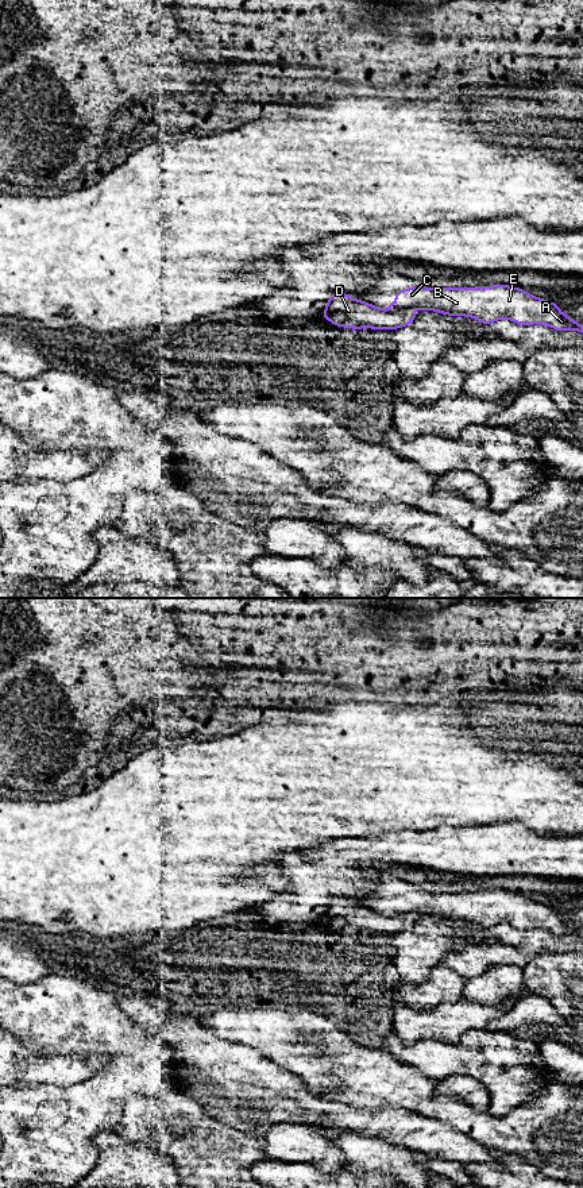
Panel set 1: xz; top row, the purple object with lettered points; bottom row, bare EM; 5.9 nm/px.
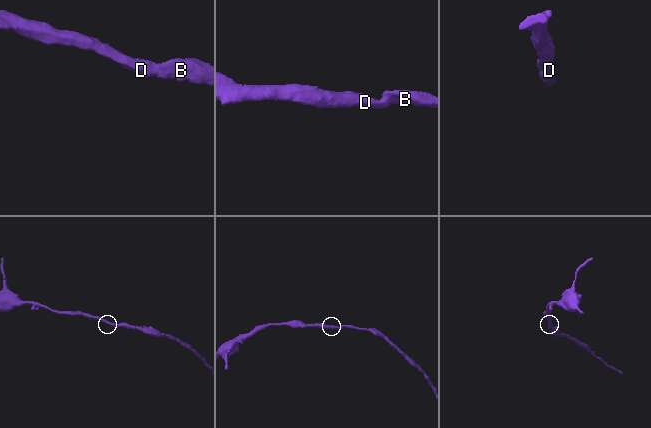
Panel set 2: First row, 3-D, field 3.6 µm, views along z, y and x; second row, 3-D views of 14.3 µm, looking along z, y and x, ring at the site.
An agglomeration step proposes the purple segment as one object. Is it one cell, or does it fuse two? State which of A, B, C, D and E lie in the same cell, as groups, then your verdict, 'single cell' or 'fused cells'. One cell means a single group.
A B C E / D | fused cells

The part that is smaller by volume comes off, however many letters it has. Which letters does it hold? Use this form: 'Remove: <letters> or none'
Remove: A, B, C, E

